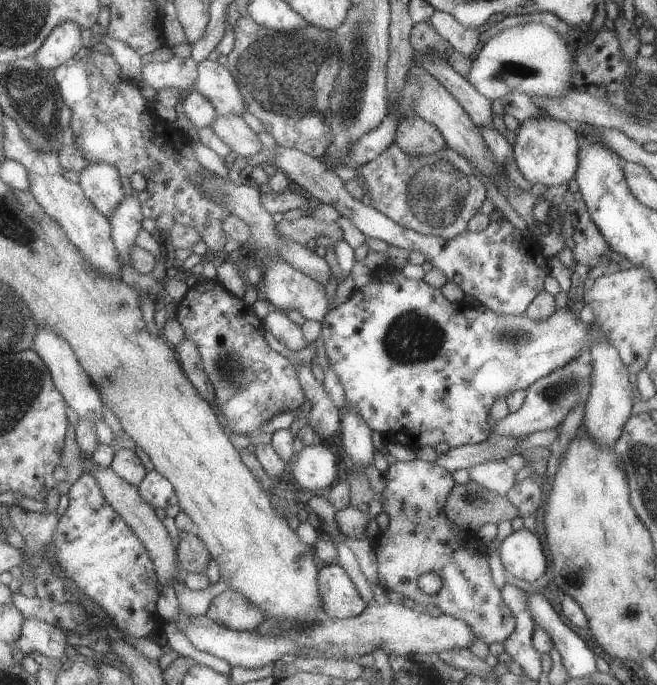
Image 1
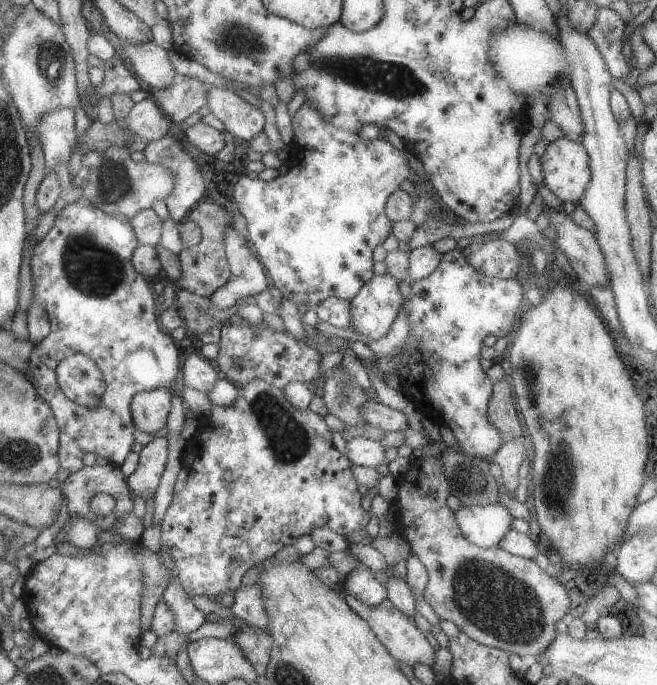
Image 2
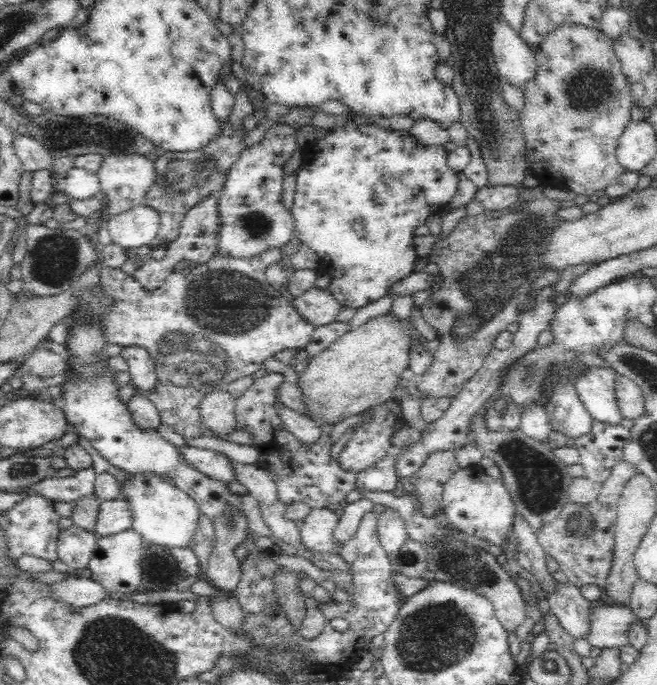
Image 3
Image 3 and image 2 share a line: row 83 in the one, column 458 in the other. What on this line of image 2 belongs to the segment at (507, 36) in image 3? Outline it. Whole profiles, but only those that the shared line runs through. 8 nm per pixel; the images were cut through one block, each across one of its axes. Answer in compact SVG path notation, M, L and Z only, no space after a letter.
M499 502L483 507L463 505L452 514L460 534L480 548L498 547L499 540L511 528L512 517Z

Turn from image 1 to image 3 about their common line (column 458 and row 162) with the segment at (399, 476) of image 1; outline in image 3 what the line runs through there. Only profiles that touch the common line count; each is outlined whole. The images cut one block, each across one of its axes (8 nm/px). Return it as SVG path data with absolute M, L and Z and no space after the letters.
M563 24L550 32L538 47L539 50L535 52L538 72L524 86L526 106L519 112L527 166L544 186L557 186L577 195L595 198L597 191L606 189L627 171L619 163L616 151L619 136L632 121L631 109L635 106L630 83L624 77L622 64L614 51L614 40L586 25Z

